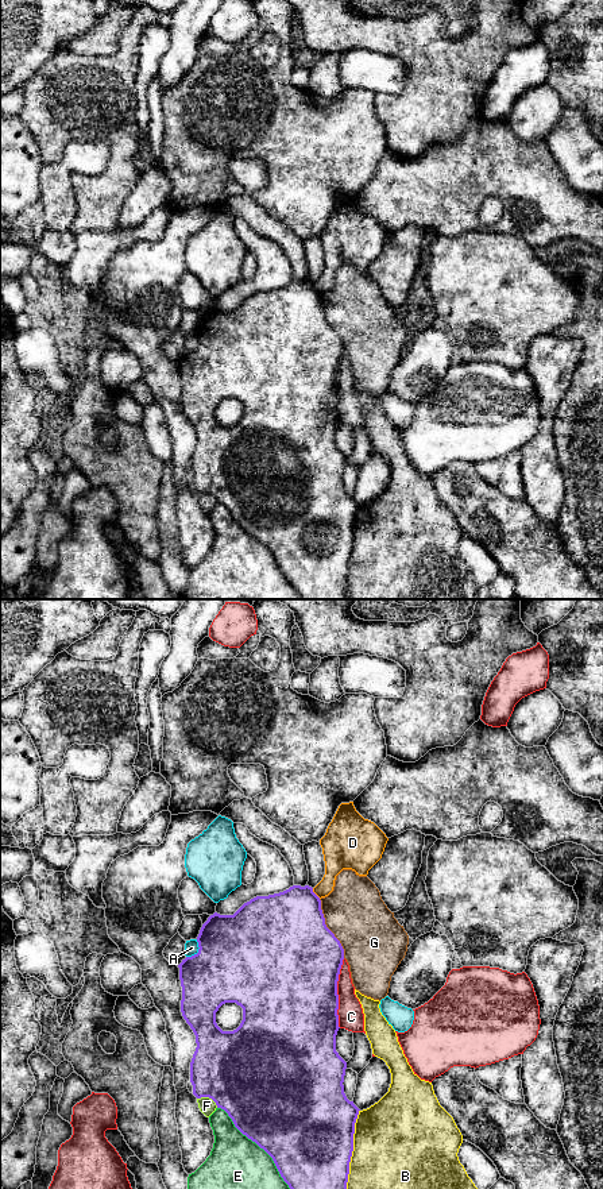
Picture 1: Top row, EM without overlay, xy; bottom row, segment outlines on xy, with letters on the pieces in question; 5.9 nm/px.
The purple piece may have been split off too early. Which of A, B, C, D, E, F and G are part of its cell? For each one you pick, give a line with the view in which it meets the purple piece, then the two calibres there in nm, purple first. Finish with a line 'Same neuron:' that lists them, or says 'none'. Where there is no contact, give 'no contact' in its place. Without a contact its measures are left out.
Same neuron: none

